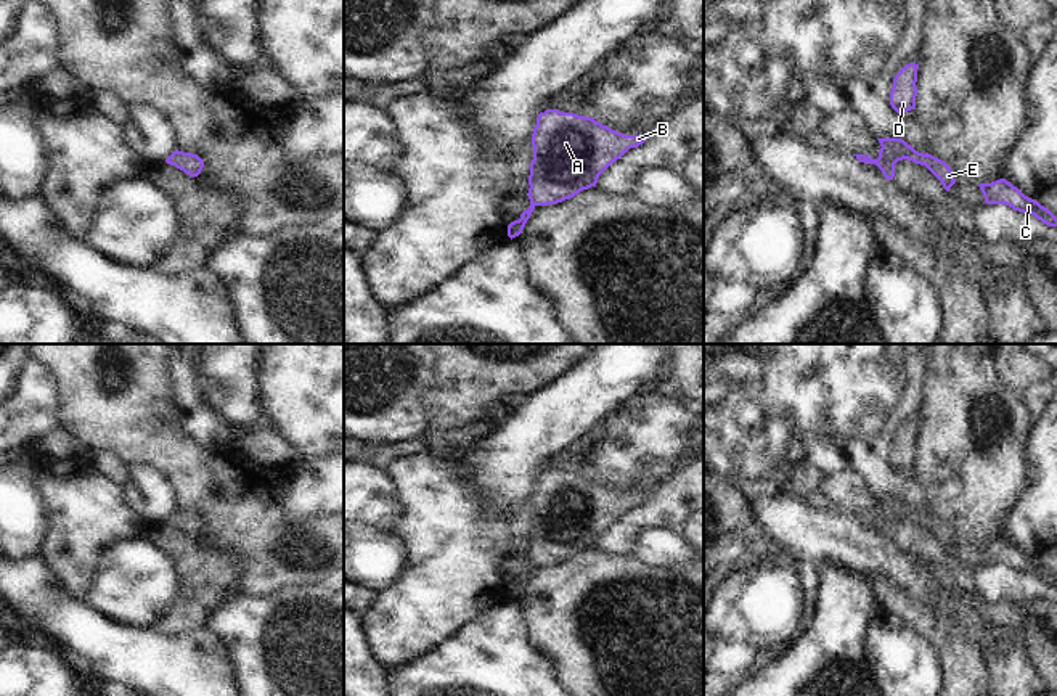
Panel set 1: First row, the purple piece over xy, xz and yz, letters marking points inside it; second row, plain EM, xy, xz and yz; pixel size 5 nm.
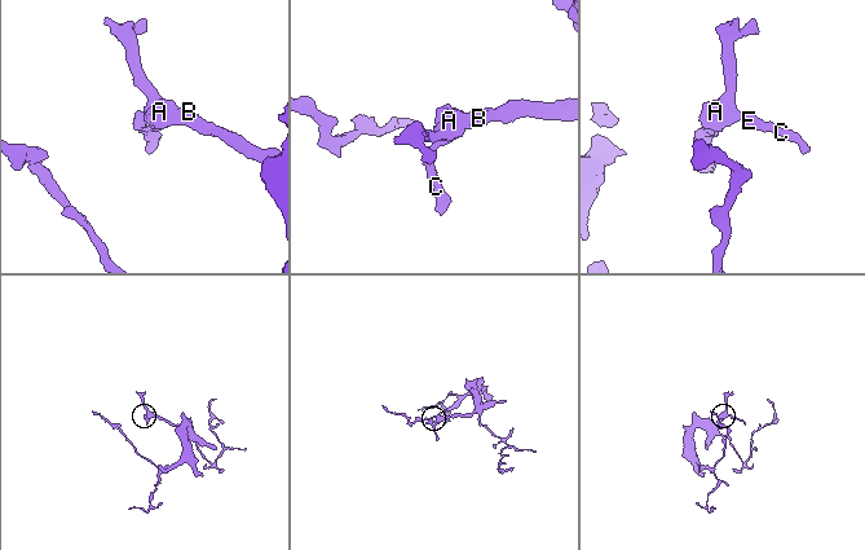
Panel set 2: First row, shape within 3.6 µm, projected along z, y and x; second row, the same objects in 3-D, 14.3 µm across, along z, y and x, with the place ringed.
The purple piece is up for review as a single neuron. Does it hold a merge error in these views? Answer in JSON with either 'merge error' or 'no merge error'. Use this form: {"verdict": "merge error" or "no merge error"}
{"verdict": "no merge error"}

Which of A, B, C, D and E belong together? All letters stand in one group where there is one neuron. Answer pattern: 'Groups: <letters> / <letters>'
Groups: A B C D E

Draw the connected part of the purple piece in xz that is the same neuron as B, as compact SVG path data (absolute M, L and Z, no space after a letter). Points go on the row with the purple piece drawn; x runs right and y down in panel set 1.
M546 109L537 117L537 125L532 133L533 159L528 175L528 199L530 207L520 214L519 220L508 225L508 236L519 236L537 206L557 204L573 198L583 190L596 186L599 175L630 148L638 148L647 135L625 135L612 130L594 117L585 117L559 109Z

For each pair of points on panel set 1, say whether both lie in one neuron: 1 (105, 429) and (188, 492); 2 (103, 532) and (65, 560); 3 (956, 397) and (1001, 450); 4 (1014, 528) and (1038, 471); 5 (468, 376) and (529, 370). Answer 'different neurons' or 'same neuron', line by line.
1: same neuron
2: same neuron
3: same neuron
4: same neuron
5: same neuron

